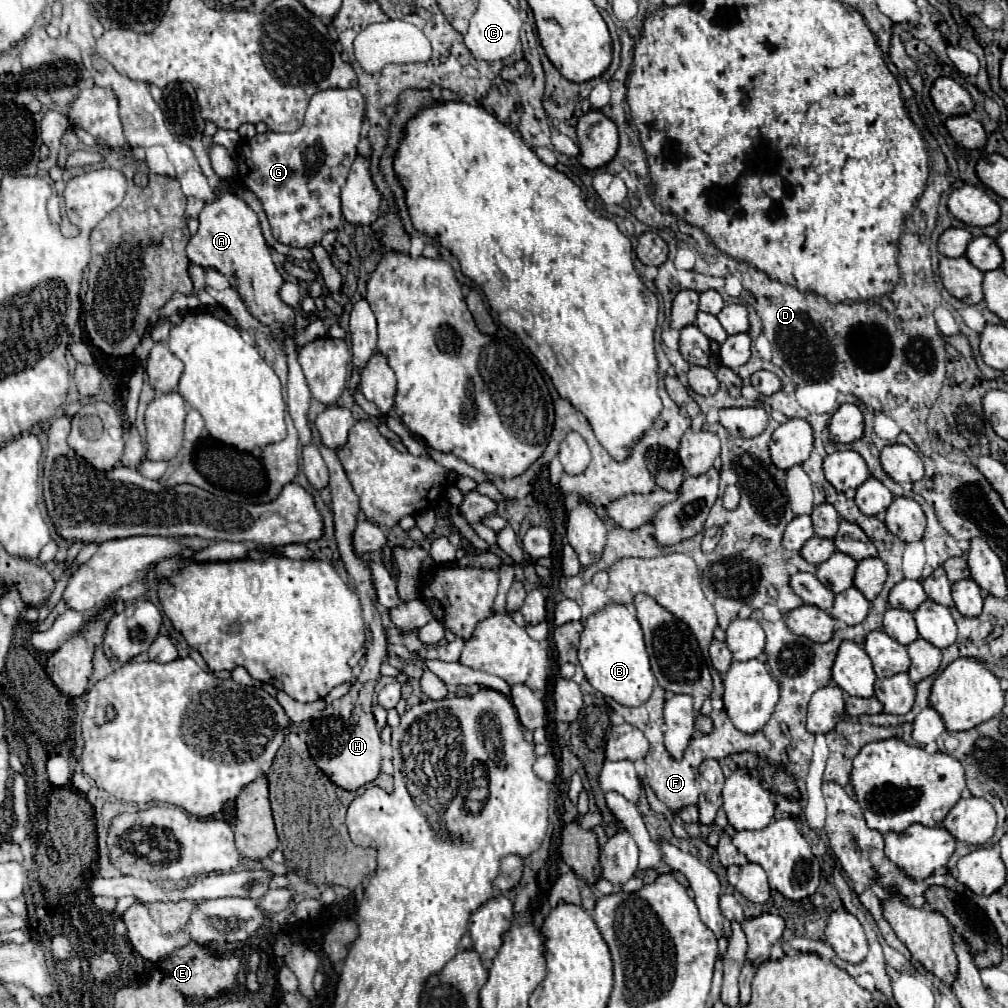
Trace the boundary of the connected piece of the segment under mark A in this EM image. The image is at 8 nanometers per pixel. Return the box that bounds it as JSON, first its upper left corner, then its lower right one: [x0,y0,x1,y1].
[186,188,296,344]

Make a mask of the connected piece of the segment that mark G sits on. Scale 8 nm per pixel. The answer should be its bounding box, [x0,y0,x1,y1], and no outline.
[238,88,364,248]

